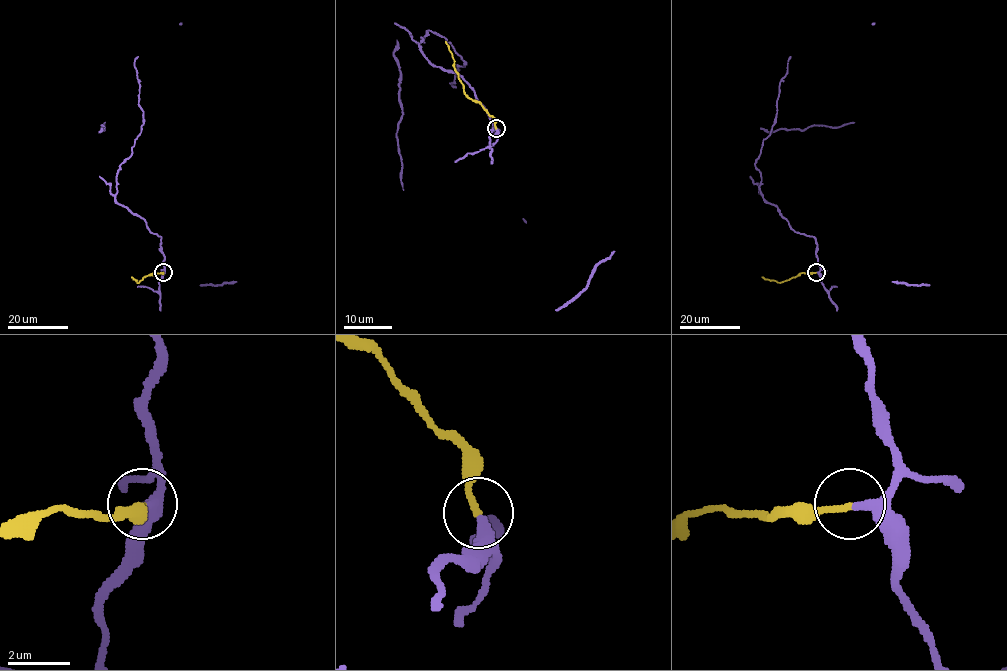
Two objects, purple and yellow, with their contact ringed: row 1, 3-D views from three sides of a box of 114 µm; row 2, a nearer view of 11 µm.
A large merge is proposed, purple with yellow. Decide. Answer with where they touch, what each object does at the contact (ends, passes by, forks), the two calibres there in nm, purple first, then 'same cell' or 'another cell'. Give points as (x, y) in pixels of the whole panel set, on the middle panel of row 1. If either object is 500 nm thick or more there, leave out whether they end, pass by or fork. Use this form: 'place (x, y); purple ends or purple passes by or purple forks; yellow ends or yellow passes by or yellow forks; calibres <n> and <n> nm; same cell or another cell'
place (496, 128); purple ends; yellow ends; calibres 360 and 190 nm; same cell

